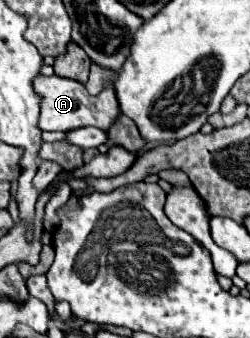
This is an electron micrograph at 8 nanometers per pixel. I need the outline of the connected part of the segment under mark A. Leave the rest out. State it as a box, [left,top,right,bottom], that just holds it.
[33,76,121,132]

